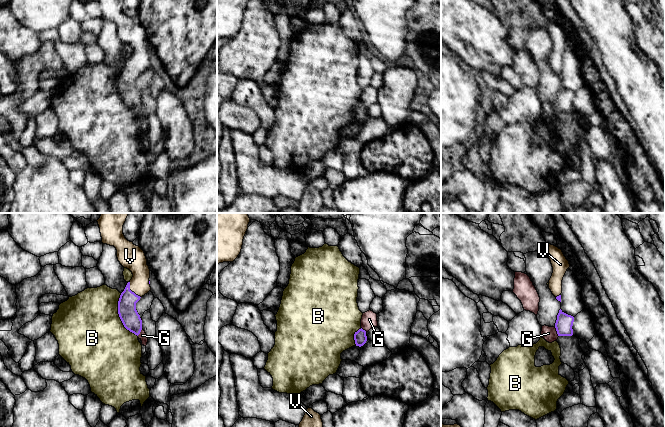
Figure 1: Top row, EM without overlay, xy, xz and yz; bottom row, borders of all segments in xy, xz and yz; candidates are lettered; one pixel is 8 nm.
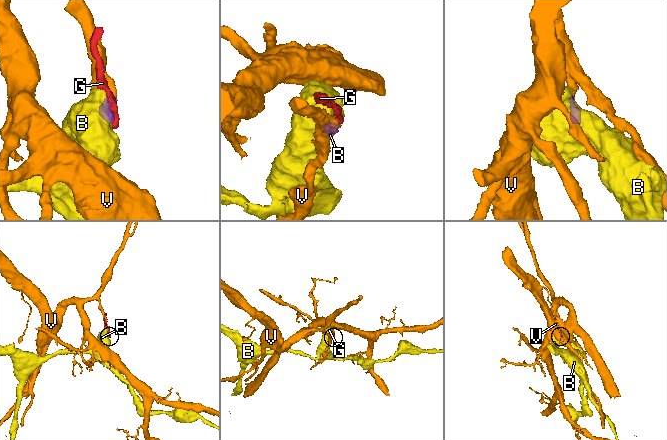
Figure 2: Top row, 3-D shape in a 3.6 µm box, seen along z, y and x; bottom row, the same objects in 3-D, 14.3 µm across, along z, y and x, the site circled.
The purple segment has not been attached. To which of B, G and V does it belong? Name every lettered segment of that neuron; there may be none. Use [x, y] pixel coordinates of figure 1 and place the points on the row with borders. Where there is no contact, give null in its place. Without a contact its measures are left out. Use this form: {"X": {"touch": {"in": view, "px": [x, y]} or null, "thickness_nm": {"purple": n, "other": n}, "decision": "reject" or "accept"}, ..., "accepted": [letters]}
{"B": {"touch": {"in": "xy", "px": [119, 316]}, "thickness_nm": {"purple": 150, "other": 500}, "decision": "reject"}, "G": {"touch": {"in": "yz", "px": [557, 332]}, "thickness_nm": {"purple": 140, "other": 110}, "decision": "reject"}, "V": {"touch": {"in": "xy", "px": [131, 291]}, "thickness_nm": {"purple": 150, "other": 170}, "decision": "accept"}, "accepted": ["V"]}

